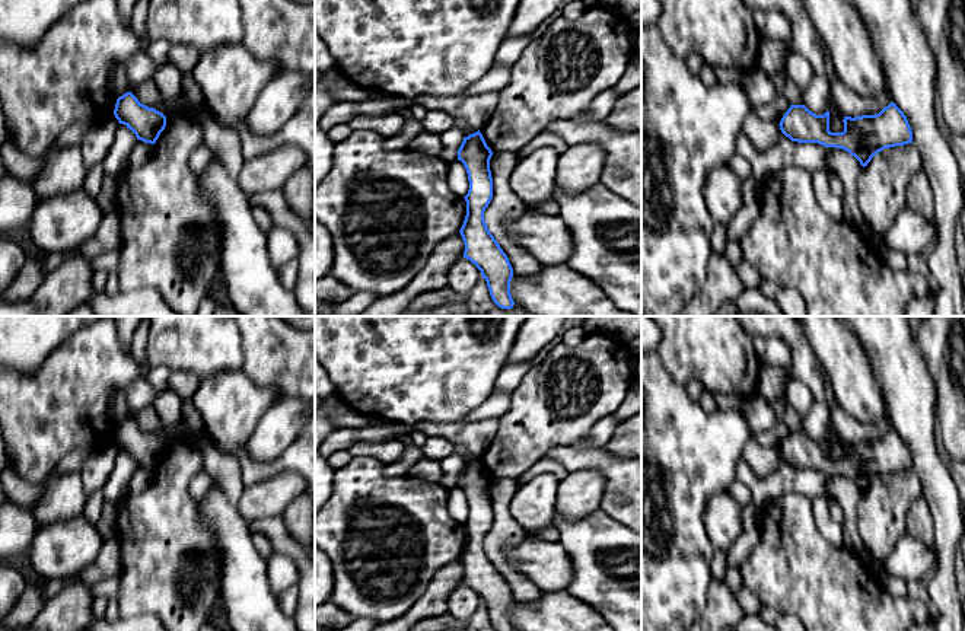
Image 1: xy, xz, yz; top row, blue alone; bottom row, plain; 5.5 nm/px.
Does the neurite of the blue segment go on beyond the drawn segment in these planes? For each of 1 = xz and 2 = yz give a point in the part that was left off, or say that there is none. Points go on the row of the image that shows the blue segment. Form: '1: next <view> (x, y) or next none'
1: next none
2: next none

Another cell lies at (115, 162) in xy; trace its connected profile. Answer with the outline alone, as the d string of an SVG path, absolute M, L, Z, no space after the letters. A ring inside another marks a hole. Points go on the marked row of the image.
M118 124L114 143L102 162L105 175L118 178L130 168L128 157L136 141L136 134L127 125Z

